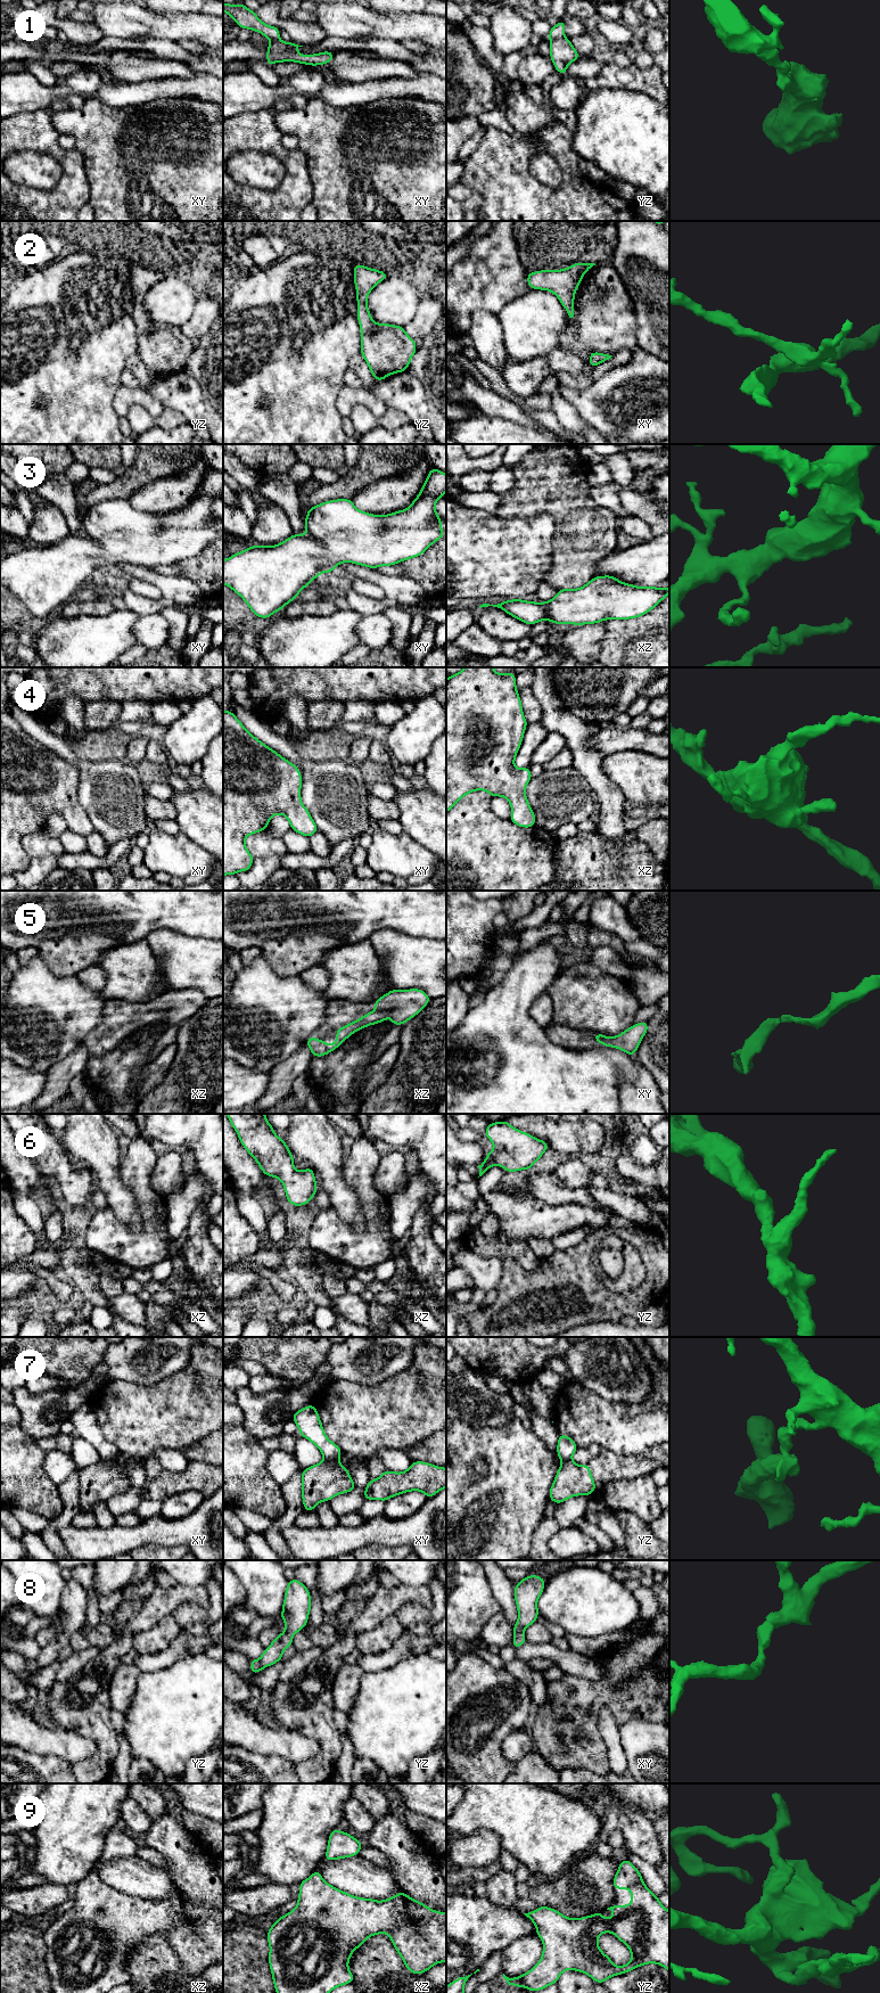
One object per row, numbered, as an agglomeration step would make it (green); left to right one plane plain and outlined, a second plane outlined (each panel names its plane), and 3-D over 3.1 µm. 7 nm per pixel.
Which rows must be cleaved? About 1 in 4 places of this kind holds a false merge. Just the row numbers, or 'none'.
1, 7

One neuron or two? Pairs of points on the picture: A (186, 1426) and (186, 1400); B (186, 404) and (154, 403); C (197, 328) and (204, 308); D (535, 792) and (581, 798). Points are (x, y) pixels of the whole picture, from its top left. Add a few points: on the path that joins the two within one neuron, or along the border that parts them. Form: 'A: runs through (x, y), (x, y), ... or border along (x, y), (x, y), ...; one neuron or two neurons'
A: runs through (186, 1419), (186, 1407); one neuron
B: border along (147, 390), (164, 407); two neurons
C: runs through (199, 324), (204, 312); one neuron
D: runs through (547, 794), (569, 798); one neuron

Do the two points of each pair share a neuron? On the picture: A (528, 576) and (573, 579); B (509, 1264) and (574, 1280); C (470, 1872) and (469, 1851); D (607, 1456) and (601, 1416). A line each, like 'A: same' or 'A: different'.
A: different
B: same
C: different
D: different

